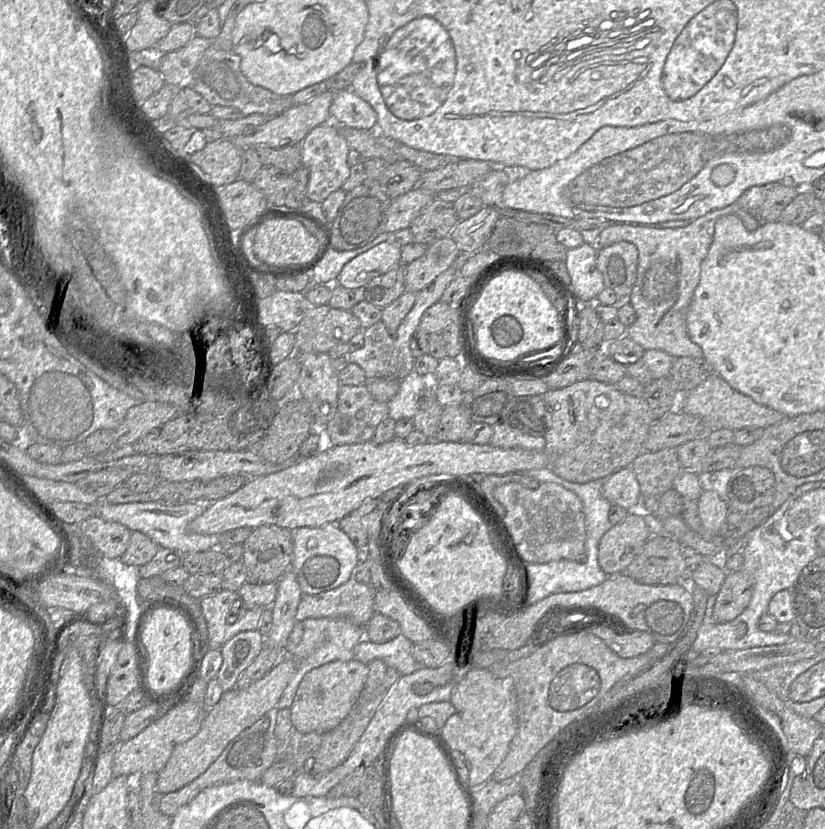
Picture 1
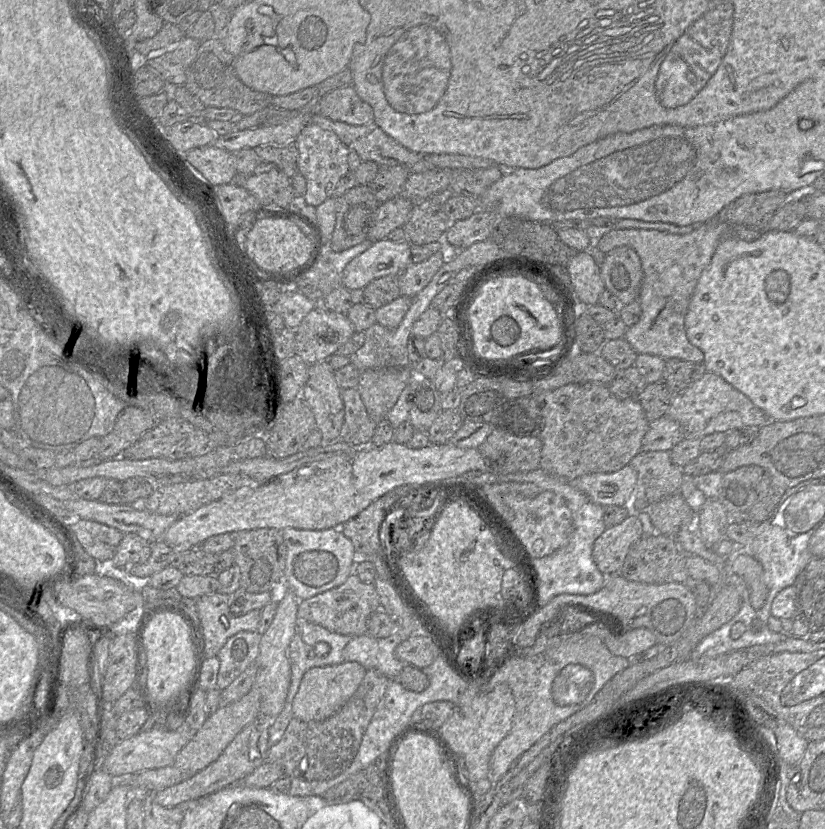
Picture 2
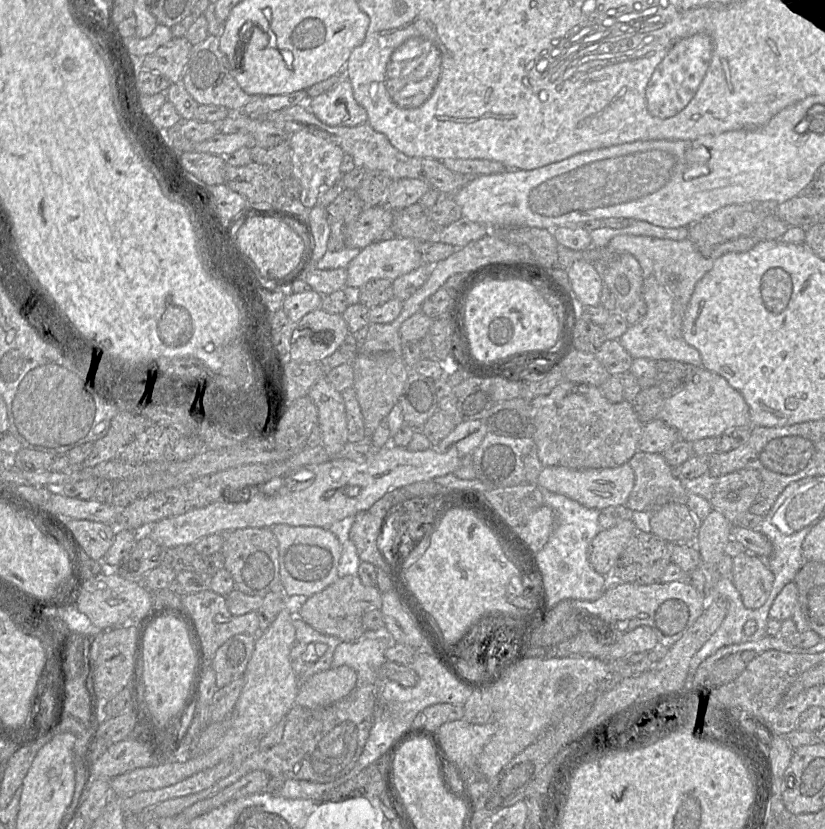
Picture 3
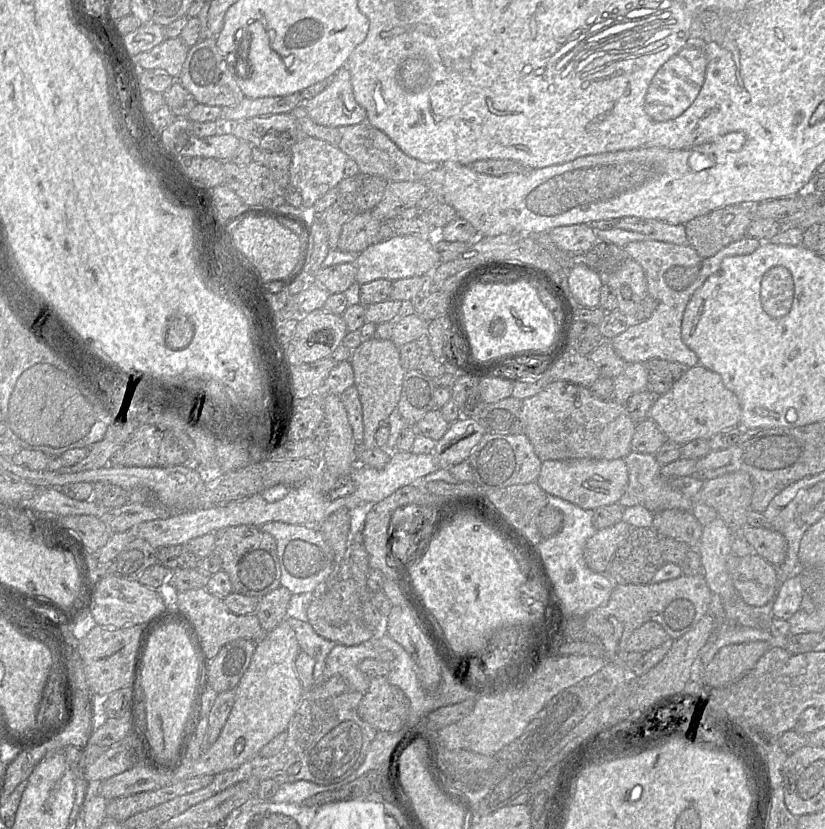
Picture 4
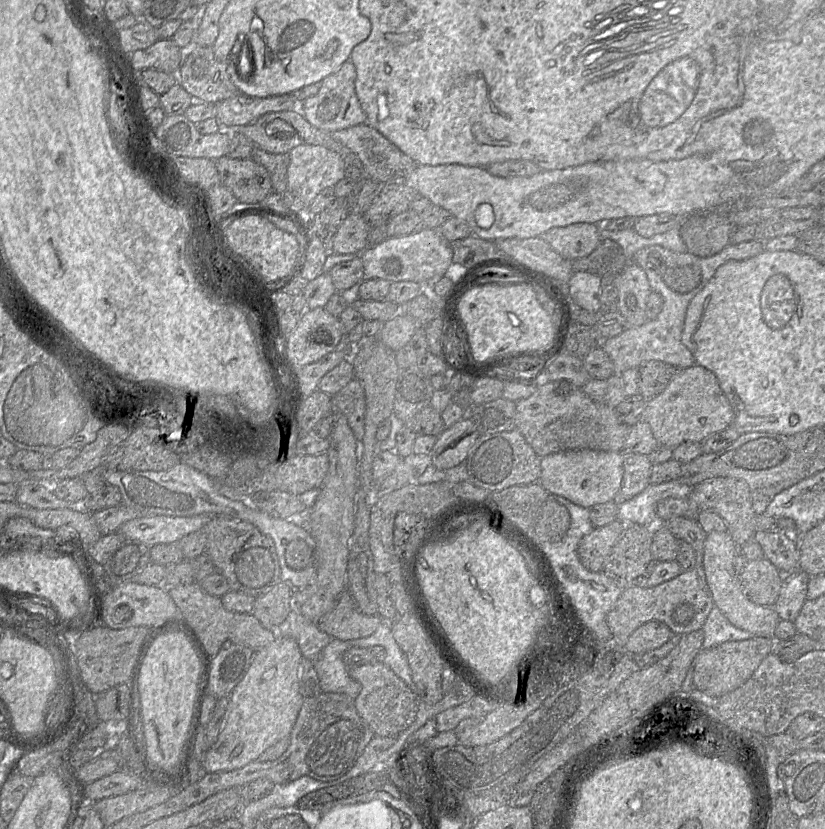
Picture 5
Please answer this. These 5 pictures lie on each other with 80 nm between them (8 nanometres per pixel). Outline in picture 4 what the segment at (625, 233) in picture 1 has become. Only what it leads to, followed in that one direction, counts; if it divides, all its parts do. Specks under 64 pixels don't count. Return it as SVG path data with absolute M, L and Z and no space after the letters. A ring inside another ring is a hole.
M745 236L709 258L701 258L689 244L677 245L656 240L626 244L625 252L644 270L648 295L657 302L657 307L651 317L643 322L633 322L631 319L630 327L611 340L618 356L627 364L663 359L684 364L688 368L699 365L699 358L684 344L681 337L682 319L691 296L710 275L719 270L725 257L751 254L761 243L758 239Z

